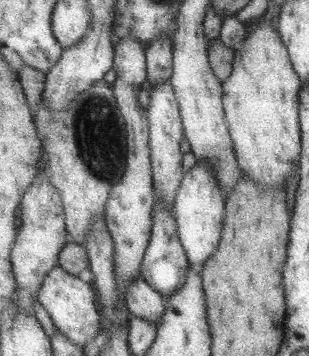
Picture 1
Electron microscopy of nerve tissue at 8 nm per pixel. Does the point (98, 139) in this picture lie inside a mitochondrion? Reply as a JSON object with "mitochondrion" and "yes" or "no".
{"mitochondrion":"yes"}

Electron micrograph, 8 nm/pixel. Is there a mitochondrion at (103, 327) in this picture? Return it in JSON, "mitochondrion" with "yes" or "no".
{"mitochondrion":"no"}

